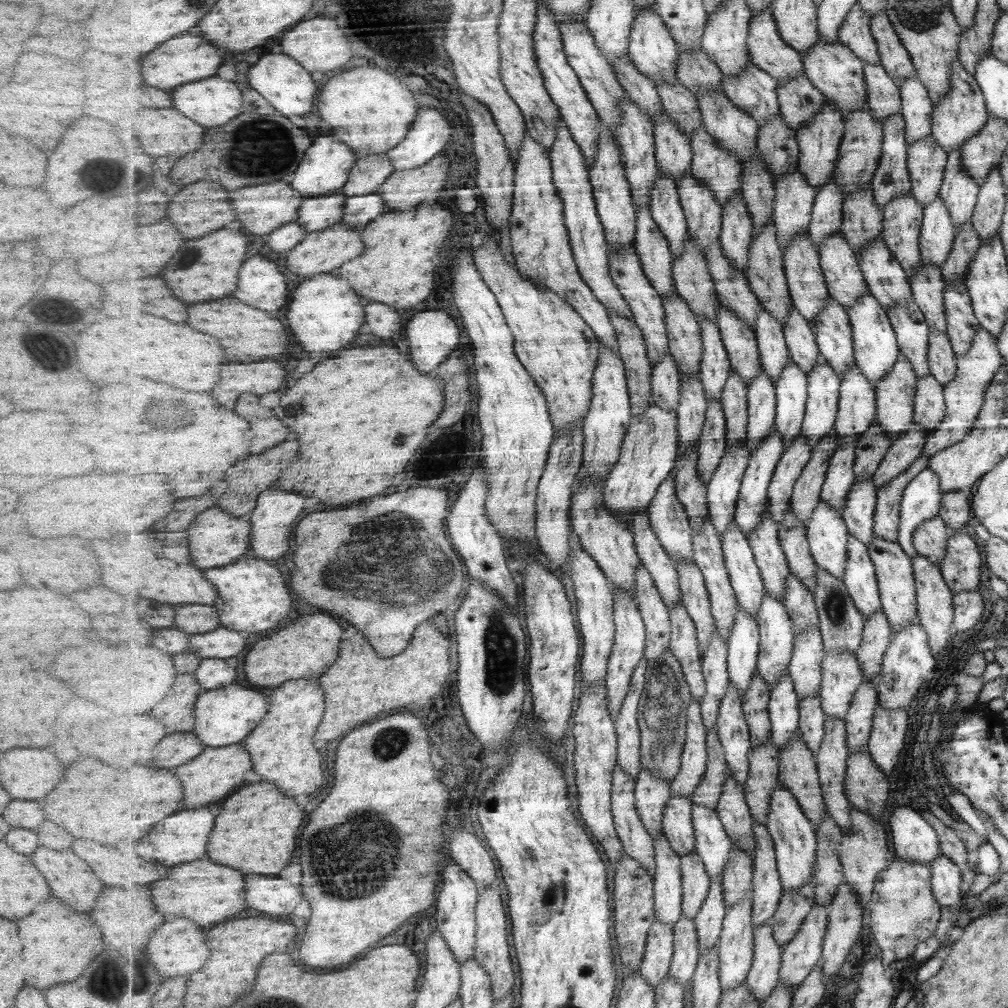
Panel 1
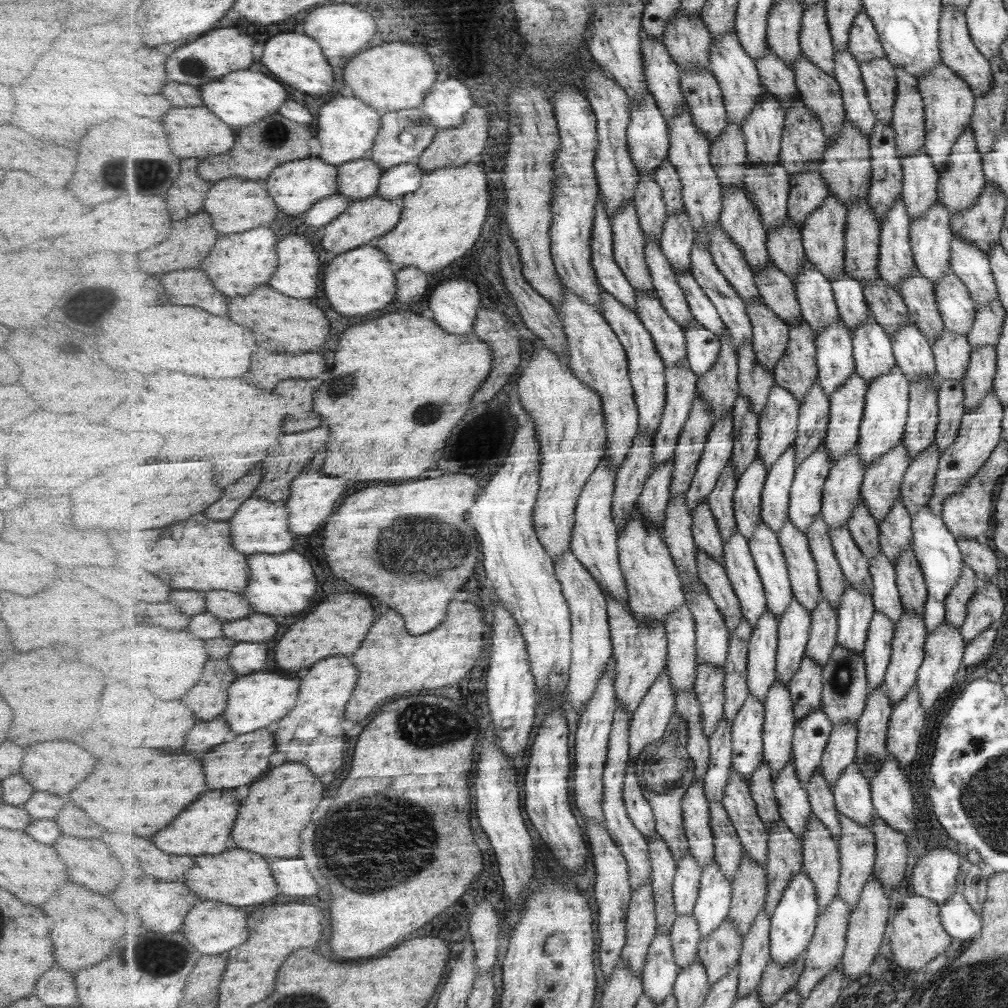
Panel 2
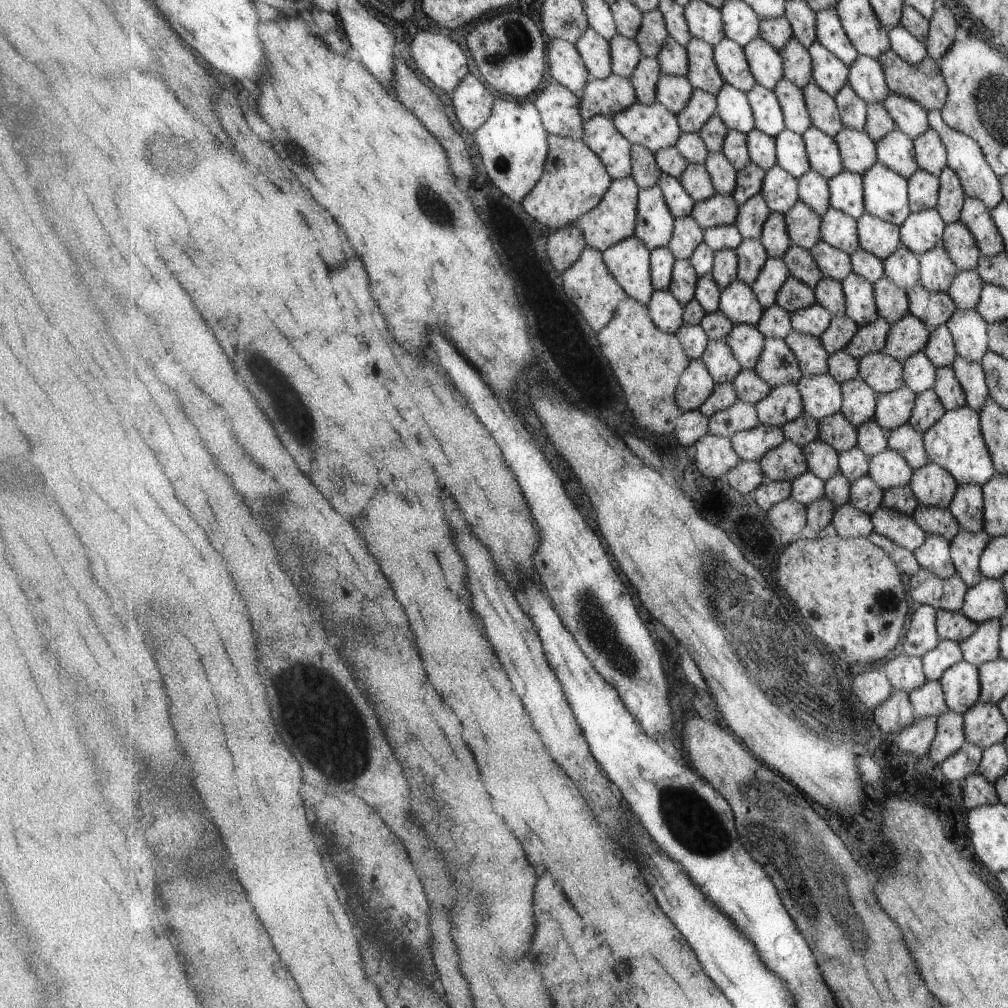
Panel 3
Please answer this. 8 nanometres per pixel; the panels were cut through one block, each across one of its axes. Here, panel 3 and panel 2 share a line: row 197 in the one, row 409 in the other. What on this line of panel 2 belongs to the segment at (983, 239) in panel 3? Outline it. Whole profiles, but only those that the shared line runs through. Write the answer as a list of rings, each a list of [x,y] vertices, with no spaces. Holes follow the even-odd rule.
[[[983,345],[971,353],[970,368],[962,380],[966,394],[966,411],[977,409],[987,398],[987,393],[994,388],[998,372],[998,351],[996,346]]]

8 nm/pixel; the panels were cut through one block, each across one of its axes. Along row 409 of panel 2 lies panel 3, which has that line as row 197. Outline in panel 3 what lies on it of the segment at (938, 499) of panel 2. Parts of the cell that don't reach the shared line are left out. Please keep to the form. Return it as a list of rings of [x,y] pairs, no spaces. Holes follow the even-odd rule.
[[[931,110],[931,112],[928,112],[928,116],[930,117],[930,127],[941,136],[943,144],[947,147],[948,167],[951,170],[955,170],[957,176],[959,176],[959,180],[962,180],[966,196],[985,202],[985,206],[989,210],[997,208],[1005,200],[1002,179],[994,171],[994,168],[991,168],[989,162],[987,162],[987,157],[983,154],[983,149],[978,143],[978,140],[975,140],[974,137],[967,136],[966,133],[951,128],[943,118],[942,110]]]

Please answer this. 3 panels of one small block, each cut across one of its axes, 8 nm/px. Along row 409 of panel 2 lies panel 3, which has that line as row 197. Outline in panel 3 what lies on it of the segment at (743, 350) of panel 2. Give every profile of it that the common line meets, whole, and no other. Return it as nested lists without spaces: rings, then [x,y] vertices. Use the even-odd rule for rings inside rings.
[[[759,193],[740,206],[740,213],[735,226],[741,231],[743,238],[759,240],[764,224],[771,213],[767,200]]]

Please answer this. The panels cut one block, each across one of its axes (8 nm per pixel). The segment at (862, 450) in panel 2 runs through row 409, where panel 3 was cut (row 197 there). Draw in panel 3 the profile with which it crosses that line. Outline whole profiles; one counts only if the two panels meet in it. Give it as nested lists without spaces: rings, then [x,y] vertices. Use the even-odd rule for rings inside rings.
[[[877,164],[863,175],[866,212],[885,222],[903,226],[911,216],[910,181],[886,164]]]

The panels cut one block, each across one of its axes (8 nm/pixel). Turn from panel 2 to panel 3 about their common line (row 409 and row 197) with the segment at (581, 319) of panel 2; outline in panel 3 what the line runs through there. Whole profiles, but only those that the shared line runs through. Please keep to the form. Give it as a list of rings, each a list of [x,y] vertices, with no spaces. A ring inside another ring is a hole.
[[[633,175],[613,181],[607,194],[603,197],[602,203],[576,222],[586,236],[587,247],[605,252],[623,240],[635,236],[638,224],[638,196],[641,191],[642,189],[639,188],[638,181]]]

